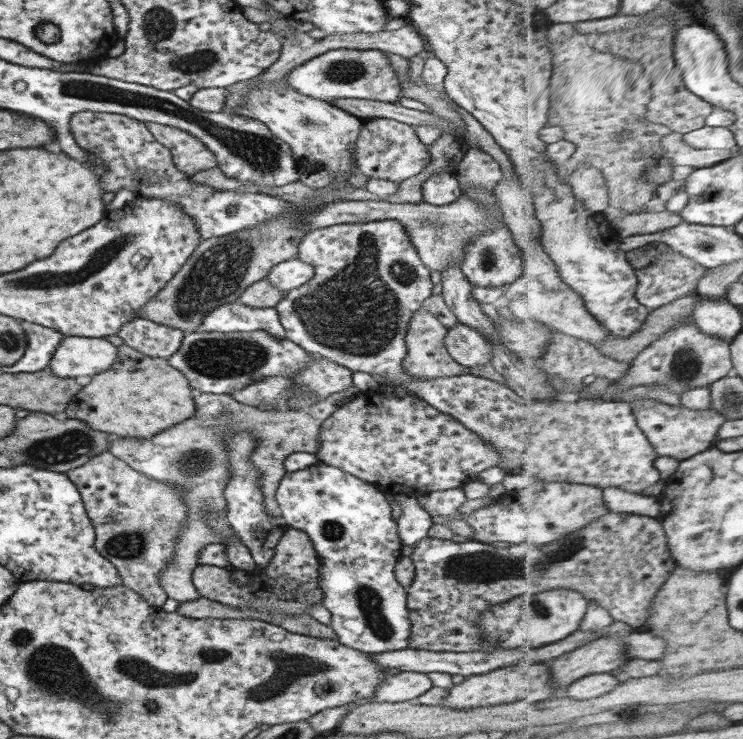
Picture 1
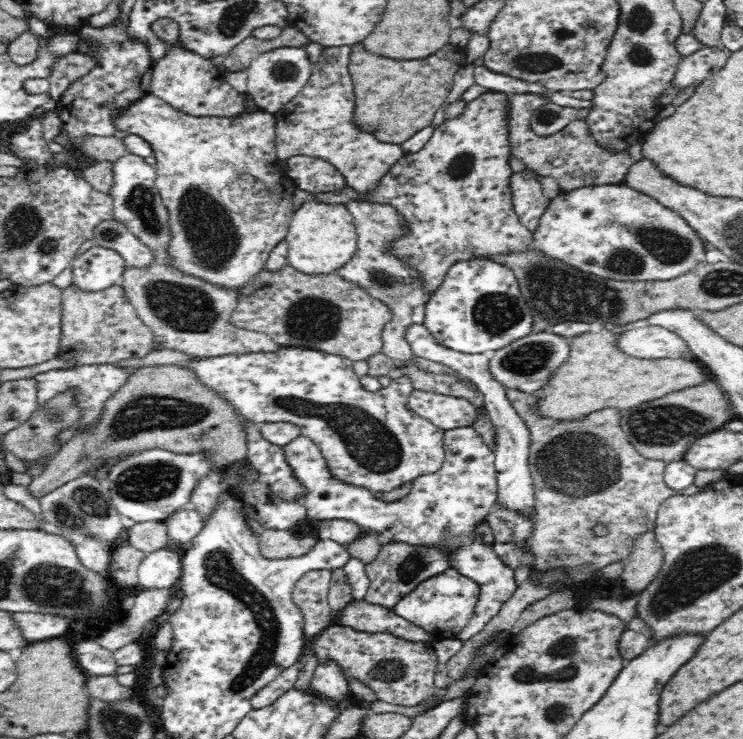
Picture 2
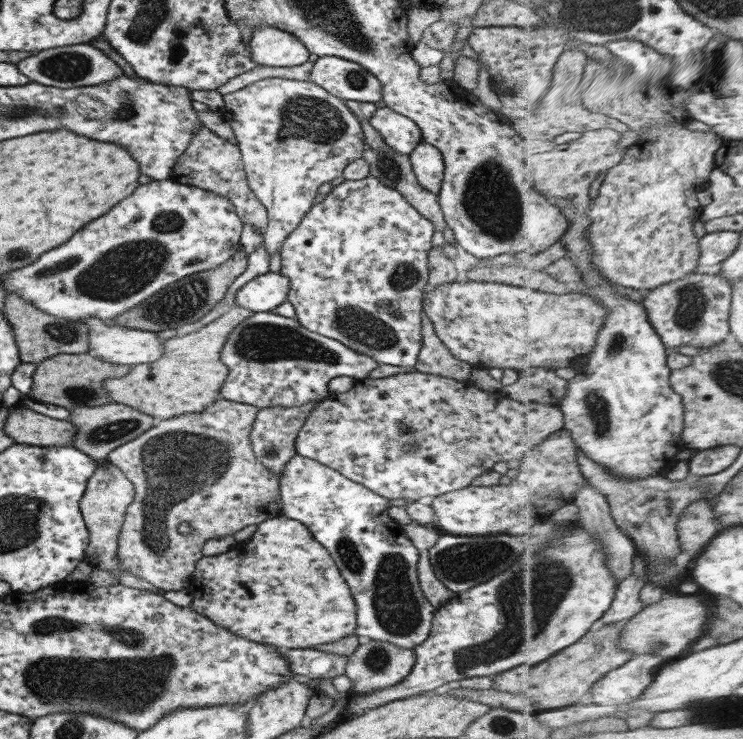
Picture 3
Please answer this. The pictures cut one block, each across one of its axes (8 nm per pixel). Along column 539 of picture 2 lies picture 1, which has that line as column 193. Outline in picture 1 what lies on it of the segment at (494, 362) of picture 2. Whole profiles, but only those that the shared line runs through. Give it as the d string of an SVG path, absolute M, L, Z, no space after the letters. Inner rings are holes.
M194 332L185 334L180 348L168 358L186 376L195 393L232 394L266 377L294 375L298 369L312 363L314 355L292 340L274 338L268 332Z

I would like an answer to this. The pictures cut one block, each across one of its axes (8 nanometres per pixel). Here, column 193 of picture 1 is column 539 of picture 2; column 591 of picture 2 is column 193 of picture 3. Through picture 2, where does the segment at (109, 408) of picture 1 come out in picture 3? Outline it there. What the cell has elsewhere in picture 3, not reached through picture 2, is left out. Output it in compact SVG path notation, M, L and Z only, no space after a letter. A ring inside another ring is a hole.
M235 304L220 319L210 322L198 332L164 340L162 357L151 363L133 365L123 377L105 380L103 386L106 394L116 404L126 404L134 410L164 420L202 412L221 398L220 387L227 380L228 366L222 364L220 355L229 333L254 313Z

